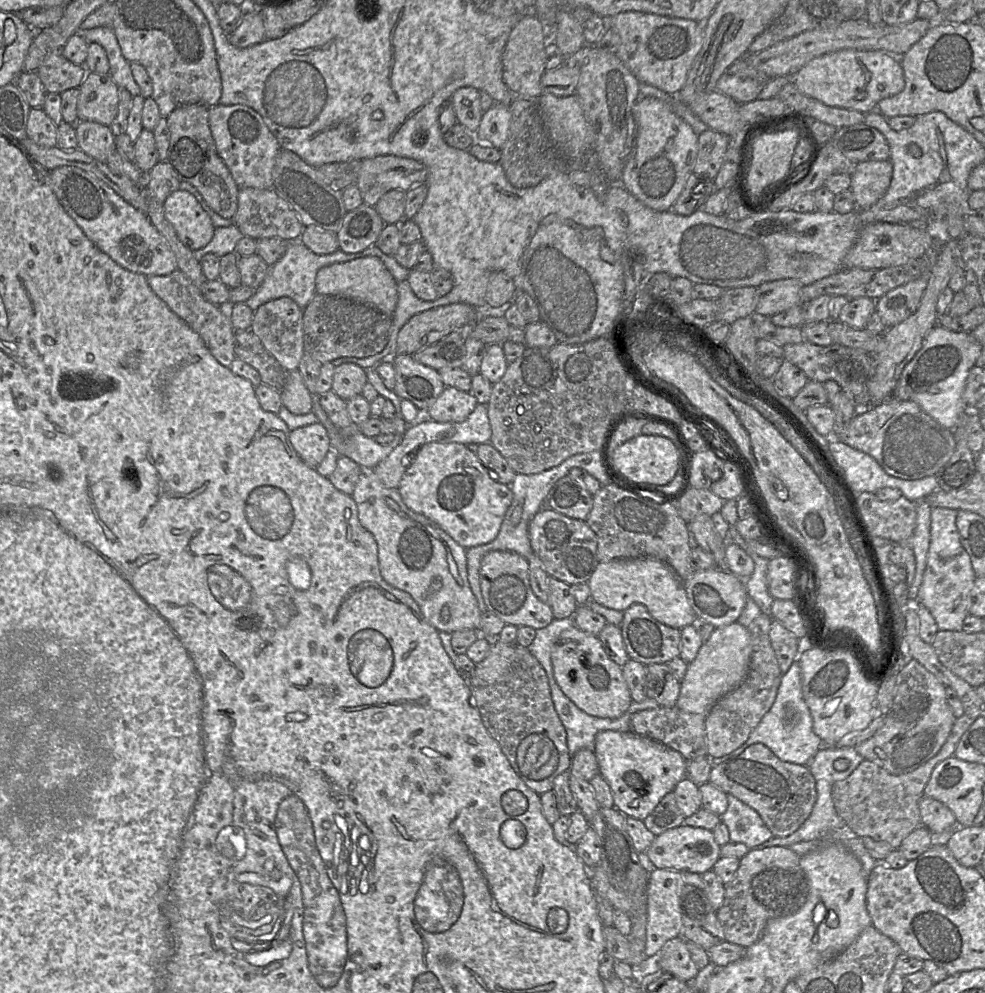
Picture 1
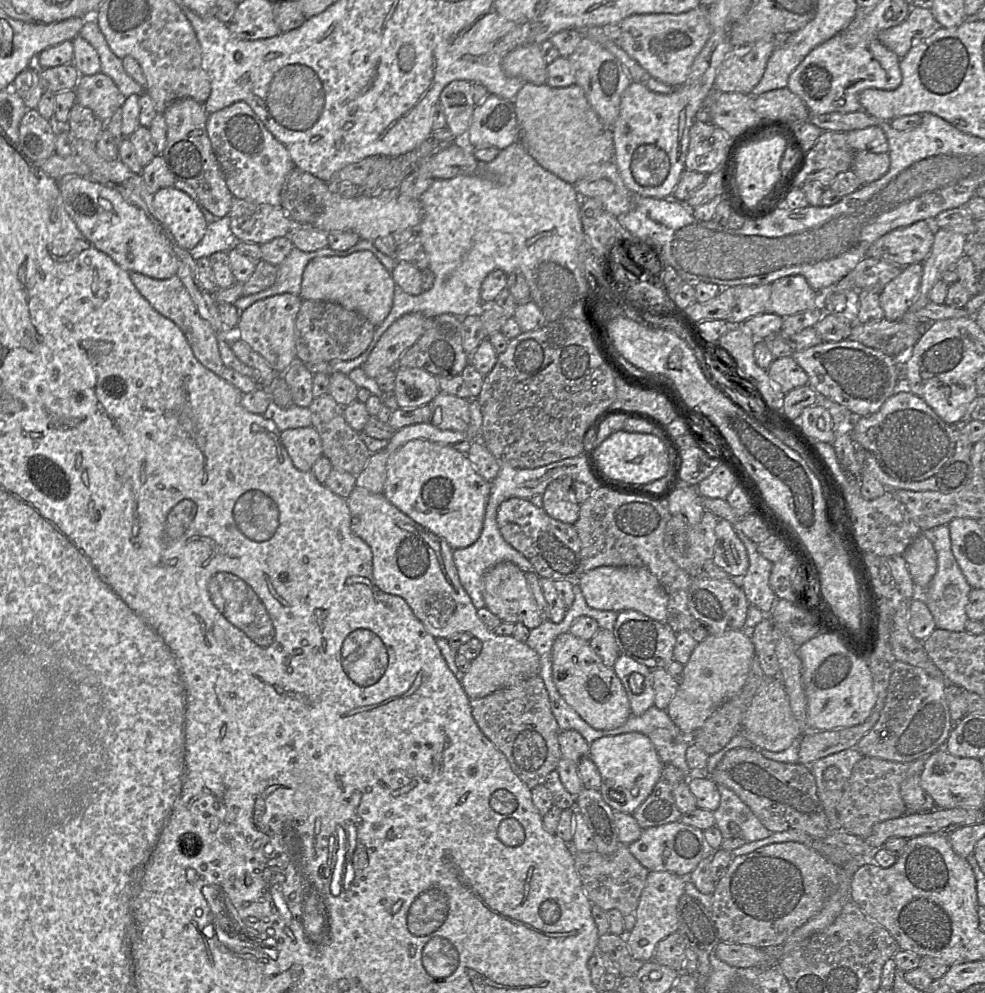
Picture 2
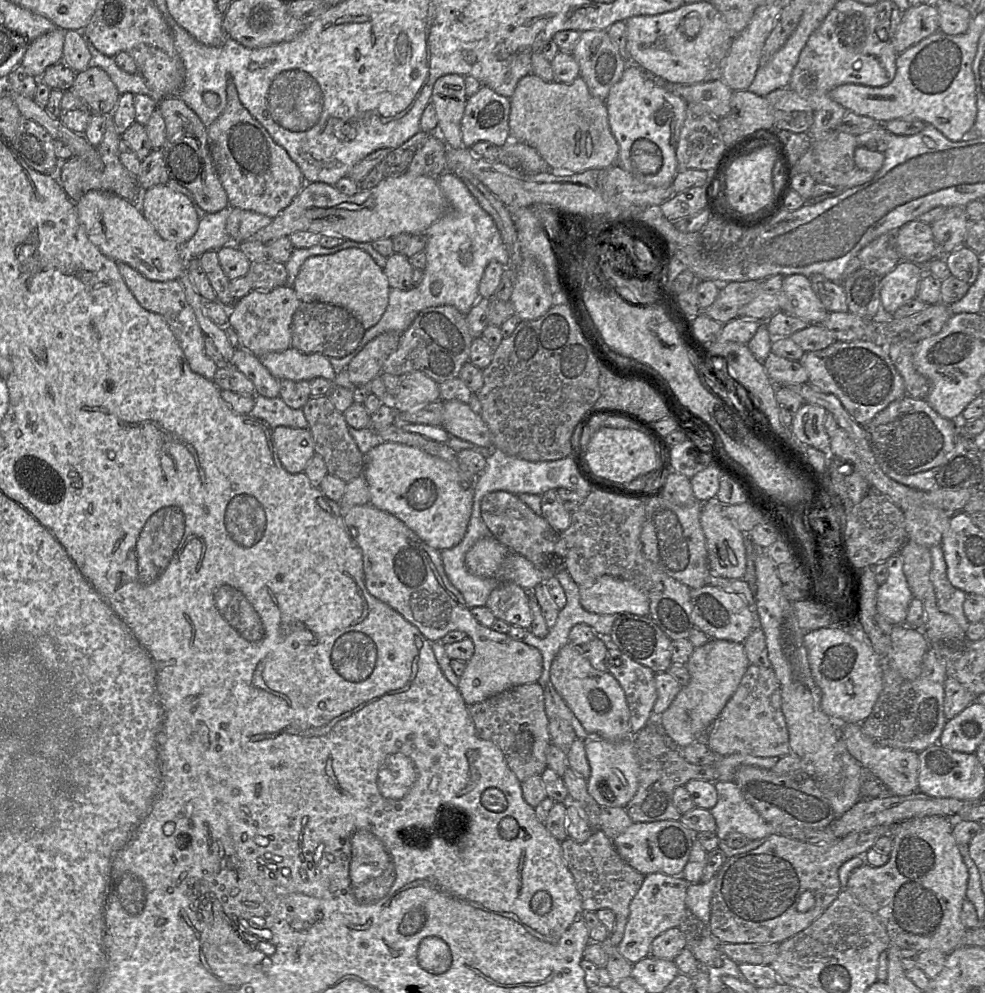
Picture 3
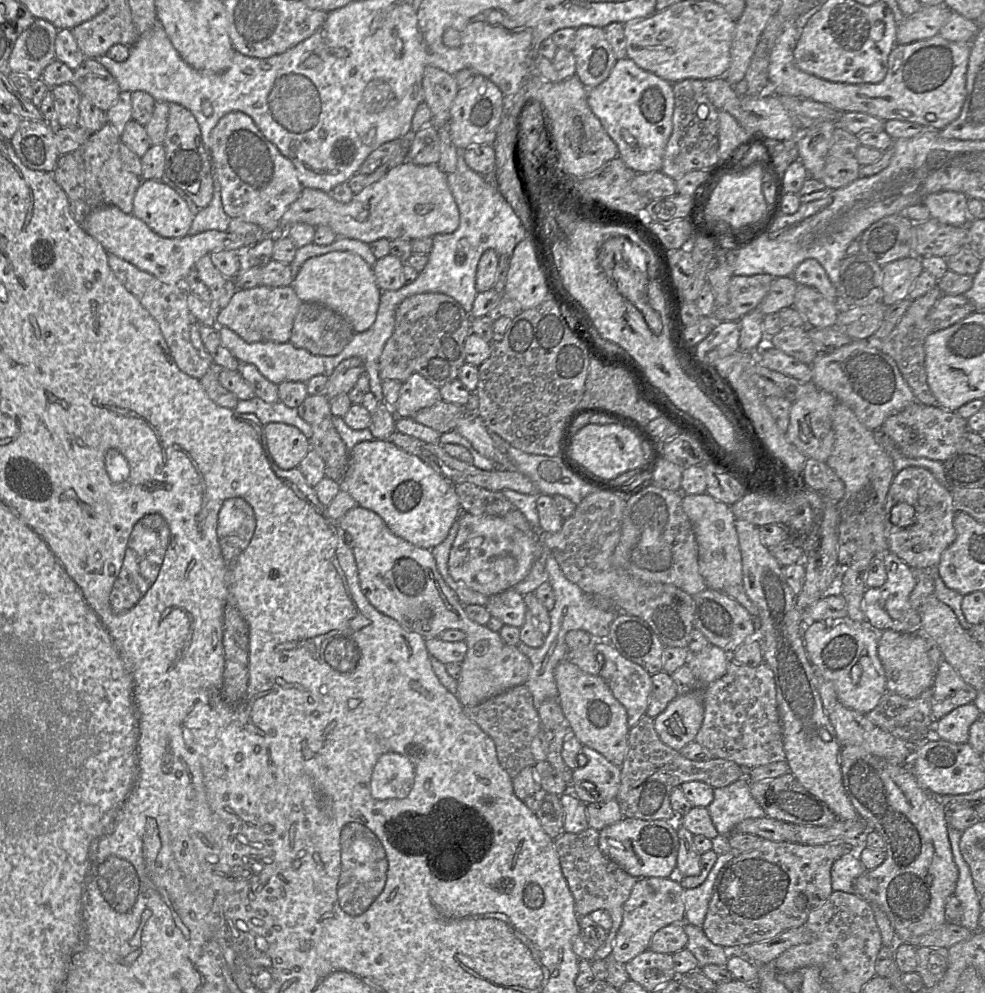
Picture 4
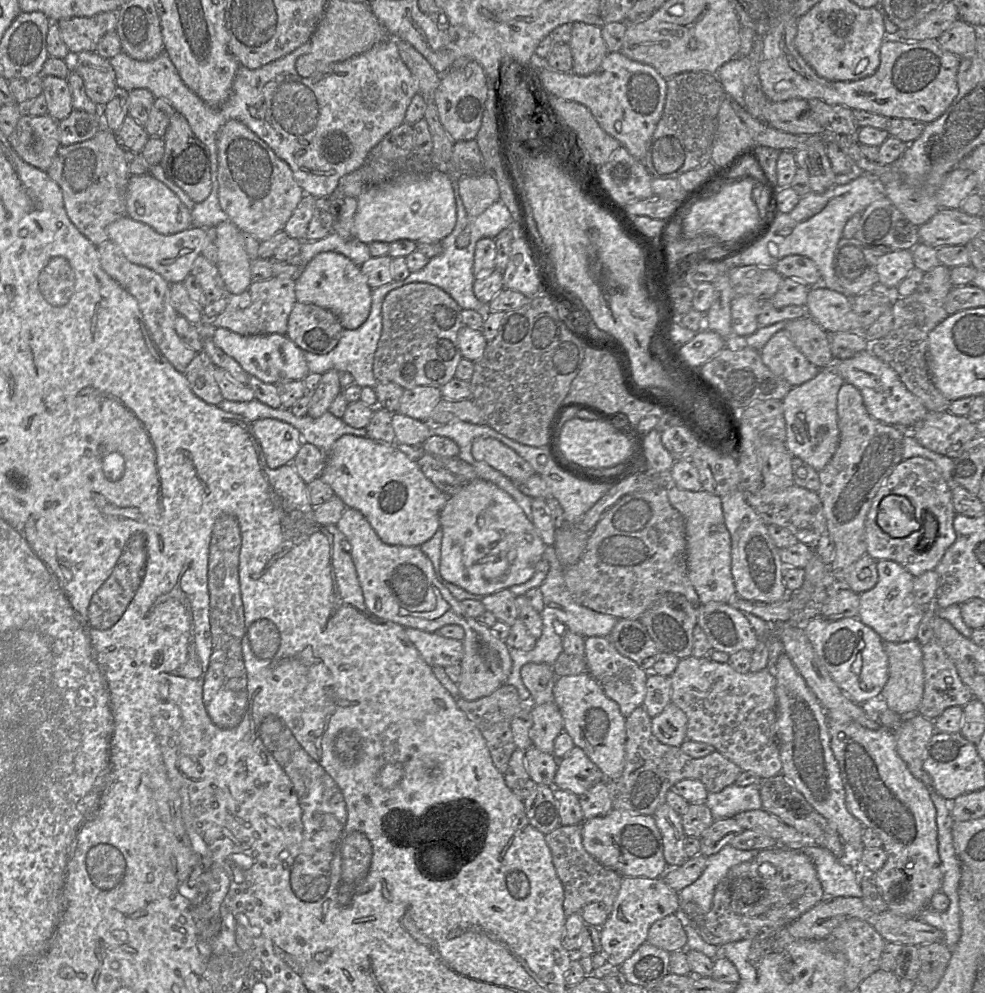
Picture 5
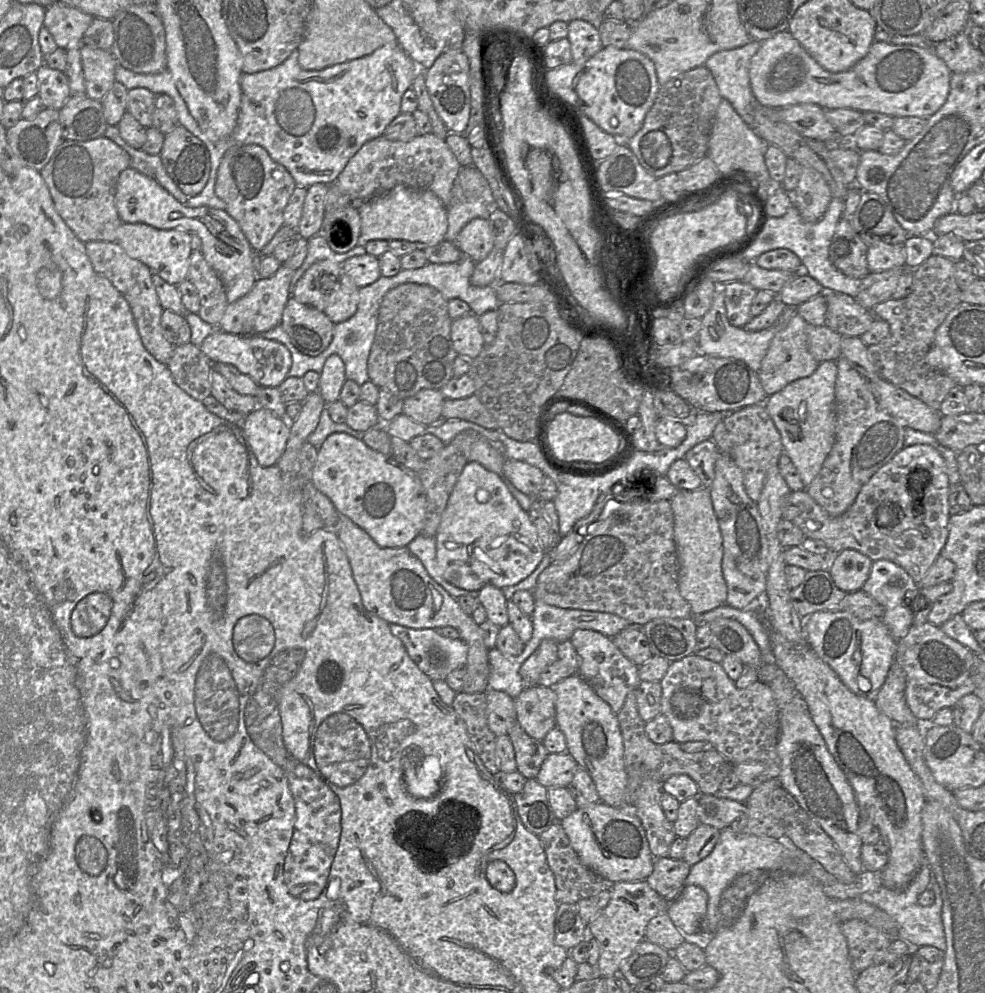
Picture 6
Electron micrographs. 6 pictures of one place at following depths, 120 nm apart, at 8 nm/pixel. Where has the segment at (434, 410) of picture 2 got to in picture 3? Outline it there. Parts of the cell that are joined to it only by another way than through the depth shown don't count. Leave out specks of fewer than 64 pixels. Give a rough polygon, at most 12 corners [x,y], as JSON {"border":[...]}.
{"border":[[444,401],[442,427],[450,436],[493,448],[480,414],[467,403]]}

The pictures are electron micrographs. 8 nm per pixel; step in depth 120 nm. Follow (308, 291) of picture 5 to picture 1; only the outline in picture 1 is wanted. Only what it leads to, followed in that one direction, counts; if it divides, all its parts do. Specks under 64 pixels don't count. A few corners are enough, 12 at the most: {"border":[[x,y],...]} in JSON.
{"border":[[381,259],[321,268],[317,294],[345,296],[389,316],[397,282]]}

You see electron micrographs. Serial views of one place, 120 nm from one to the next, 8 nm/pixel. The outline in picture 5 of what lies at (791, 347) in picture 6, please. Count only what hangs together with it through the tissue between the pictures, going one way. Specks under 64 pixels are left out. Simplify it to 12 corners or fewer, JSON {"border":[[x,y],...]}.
{"border":[[785,329],[760,355],[773,374],[793,387],[820,371]]}

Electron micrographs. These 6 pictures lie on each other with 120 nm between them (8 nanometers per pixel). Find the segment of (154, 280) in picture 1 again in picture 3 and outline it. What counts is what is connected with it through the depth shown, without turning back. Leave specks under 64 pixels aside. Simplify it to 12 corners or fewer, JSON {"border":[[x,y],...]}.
{"border":[[117,267],[138,303],[164,317],[191,370],[213,380],[205,334],[179,280]]}

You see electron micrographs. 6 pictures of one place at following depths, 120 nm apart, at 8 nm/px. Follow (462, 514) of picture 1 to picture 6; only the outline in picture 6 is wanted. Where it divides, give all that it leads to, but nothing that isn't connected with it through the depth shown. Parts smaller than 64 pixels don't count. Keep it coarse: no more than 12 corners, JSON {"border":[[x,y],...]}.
{"border":[[343,432],[310,481],[380,547],[422,531],[417,473]]}

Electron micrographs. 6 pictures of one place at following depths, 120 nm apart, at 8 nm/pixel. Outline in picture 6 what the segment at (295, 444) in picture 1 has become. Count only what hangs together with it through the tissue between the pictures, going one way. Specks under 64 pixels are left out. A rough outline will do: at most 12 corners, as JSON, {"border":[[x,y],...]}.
{"border":[[258,406],[242,430],[258,463],[286,448],[290,422]]}

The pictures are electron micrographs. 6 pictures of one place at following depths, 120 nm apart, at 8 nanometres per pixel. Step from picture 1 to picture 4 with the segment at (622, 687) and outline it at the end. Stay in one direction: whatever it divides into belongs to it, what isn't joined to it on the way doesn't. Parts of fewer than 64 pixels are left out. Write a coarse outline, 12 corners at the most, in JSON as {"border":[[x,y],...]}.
{"border":[[555,667],[571,734],[622,766],[627,711],[599,675]]}

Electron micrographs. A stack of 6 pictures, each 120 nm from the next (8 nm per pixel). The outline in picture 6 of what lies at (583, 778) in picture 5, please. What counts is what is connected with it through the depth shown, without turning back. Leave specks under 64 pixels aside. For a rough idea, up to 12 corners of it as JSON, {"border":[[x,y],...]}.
{"border":[[549,753],[536,781],[567,788],[578,768],[569,753]]}

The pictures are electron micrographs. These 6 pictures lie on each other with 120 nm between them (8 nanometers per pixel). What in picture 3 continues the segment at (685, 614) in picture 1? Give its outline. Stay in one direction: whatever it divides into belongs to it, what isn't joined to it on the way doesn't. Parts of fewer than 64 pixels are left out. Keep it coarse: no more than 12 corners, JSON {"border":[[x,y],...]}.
{"border":[[609,575],[579,586],[590,613],[648,616],[649,598]]}

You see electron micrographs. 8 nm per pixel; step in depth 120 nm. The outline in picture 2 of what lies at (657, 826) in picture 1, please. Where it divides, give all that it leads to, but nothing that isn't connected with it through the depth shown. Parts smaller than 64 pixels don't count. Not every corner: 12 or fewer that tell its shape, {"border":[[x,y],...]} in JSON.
{"border":[[664,764],[631,814],[643,830],[680,821],[673,790],[688,775]]}

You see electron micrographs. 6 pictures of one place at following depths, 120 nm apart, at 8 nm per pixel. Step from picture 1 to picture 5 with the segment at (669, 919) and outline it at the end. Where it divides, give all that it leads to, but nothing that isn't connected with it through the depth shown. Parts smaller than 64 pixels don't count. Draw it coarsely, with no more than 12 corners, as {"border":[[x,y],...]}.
{"border":[[623,877],[600,927],[607,963],[620,967],[656,920],[677,914],[662,878]]}

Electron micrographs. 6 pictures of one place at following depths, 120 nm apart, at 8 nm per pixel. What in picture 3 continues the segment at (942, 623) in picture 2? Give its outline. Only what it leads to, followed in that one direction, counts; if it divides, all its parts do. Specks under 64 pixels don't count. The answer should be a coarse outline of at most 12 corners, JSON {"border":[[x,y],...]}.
{"border":[[932,546],[930,579],[937,607],[966,631],[967,593],[948,580],[942,546]]}

